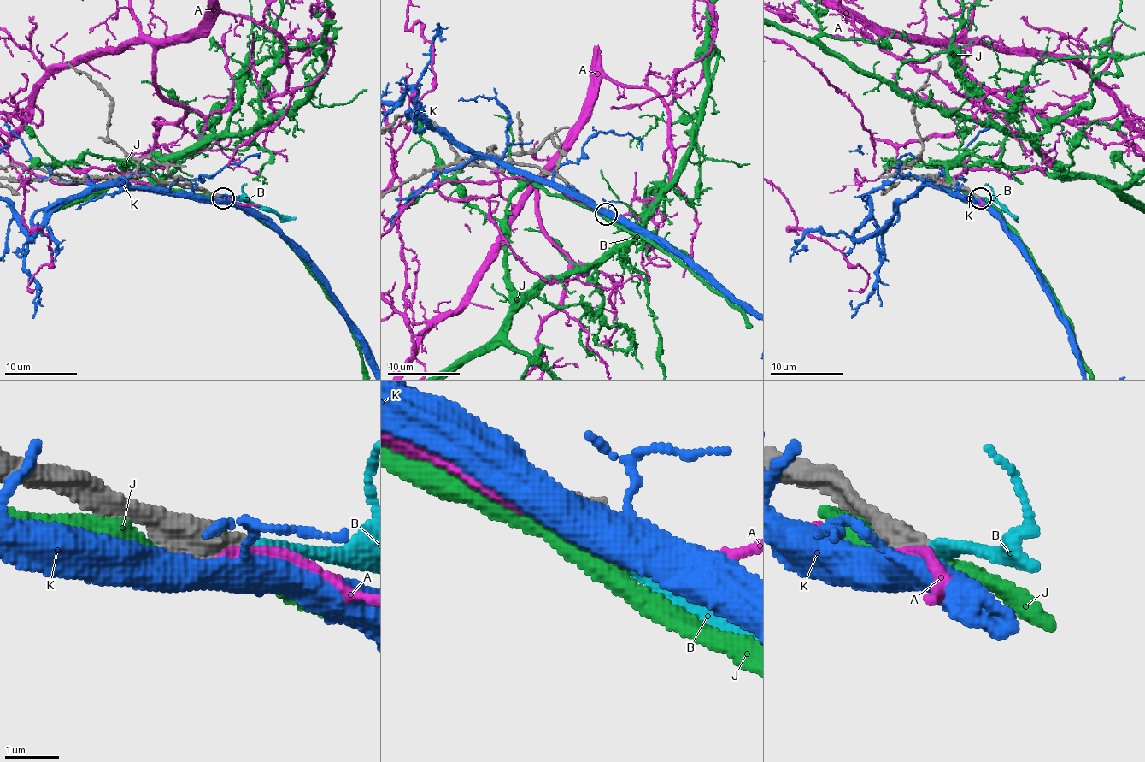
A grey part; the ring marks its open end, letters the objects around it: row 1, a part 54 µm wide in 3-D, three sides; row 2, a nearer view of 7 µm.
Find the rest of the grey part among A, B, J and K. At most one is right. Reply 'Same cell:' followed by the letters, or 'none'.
Same cell: B

